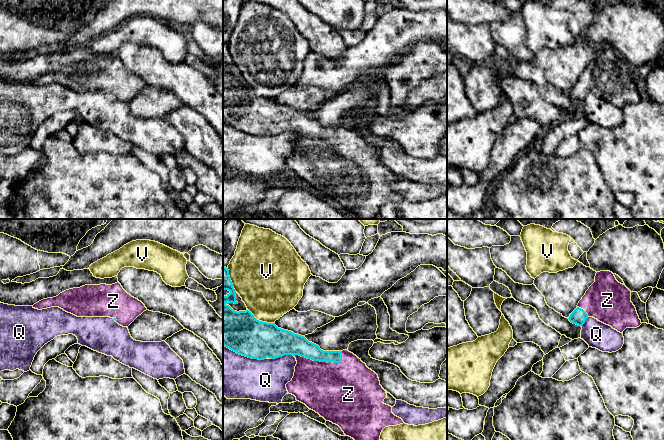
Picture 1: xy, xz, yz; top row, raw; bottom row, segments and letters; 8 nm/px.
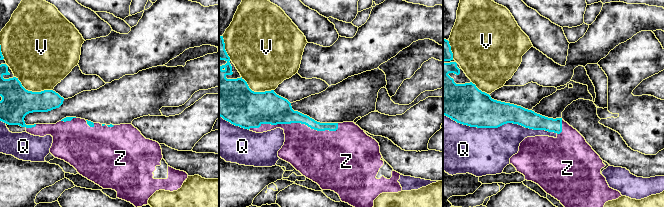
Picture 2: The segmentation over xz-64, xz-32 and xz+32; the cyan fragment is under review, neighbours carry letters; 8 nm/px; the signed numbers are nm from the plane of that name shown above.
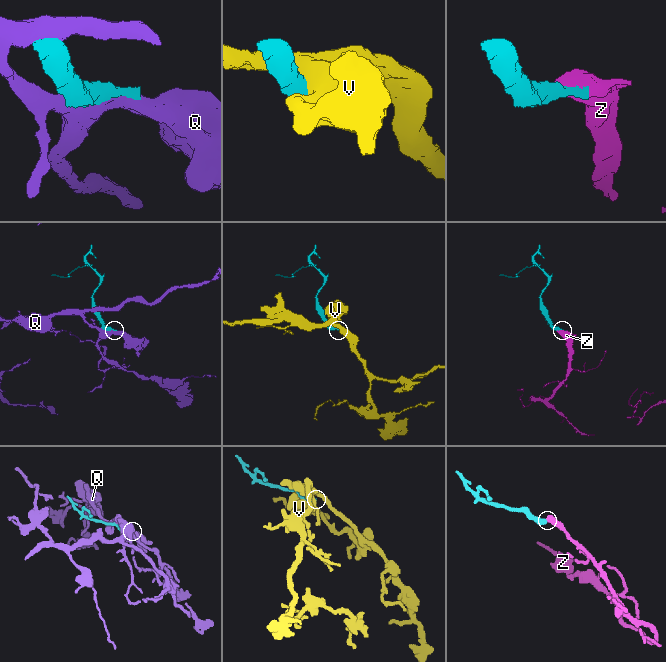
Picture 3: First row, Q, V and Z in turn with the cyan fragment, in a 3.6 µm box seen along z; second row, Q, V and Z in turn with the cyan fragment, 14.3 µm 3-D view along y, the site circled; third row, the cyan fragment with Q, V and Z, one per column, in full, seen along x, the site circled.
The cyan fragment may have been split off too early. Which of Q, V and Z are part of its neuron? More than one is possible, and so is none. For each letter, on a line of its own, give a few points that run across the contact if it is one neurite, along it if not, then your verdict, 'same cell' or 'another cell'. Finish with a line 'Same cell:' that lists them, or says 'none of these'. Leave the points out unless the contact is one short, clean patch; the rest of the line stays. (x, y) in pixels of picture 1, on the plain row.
Q: another cell
V: another cell
Z: same cell
Same cell: Z

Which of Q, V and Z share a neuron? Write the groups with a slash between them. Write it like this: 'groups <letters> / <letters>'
groups Q / V / Z

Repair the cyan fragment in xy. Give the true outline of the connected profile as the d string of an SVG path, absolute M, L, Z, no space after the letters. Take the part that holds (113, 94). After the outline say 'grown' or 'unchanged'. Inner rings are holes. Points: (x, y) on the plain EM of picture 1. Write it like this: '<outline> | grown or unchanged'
M119 58L69 65L33 81L33 84L38 86L51 83L59 83L77 93L110 93L123 103L128 103L147 86L145 81L128 70Z | grown

